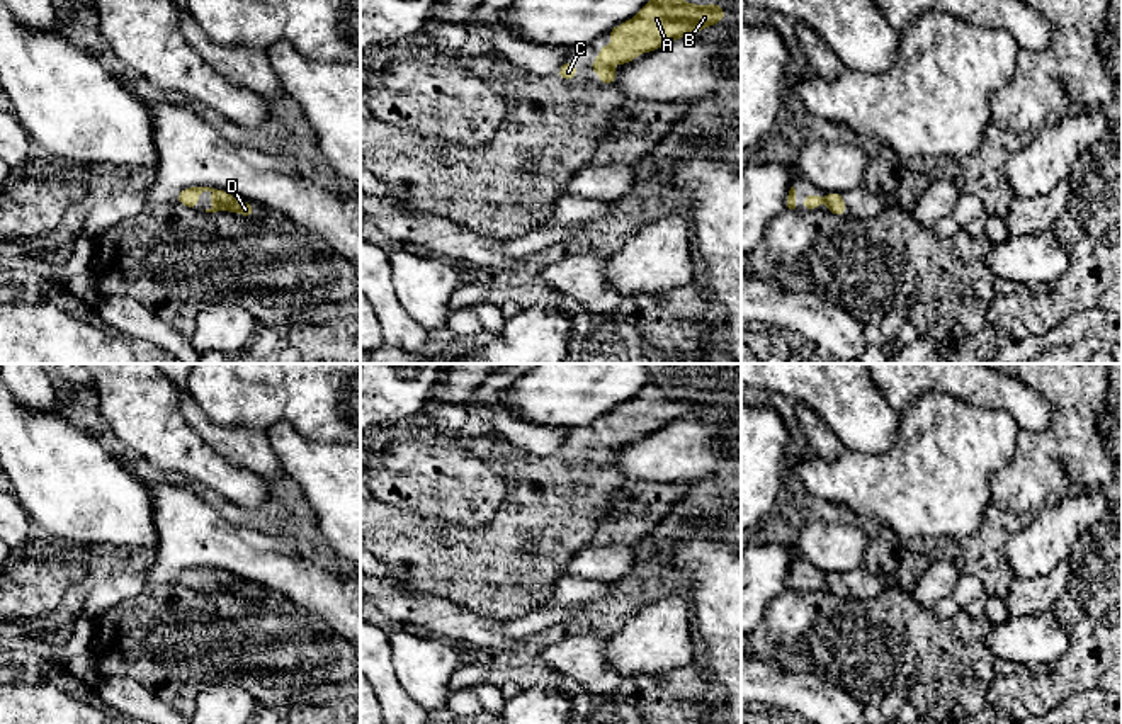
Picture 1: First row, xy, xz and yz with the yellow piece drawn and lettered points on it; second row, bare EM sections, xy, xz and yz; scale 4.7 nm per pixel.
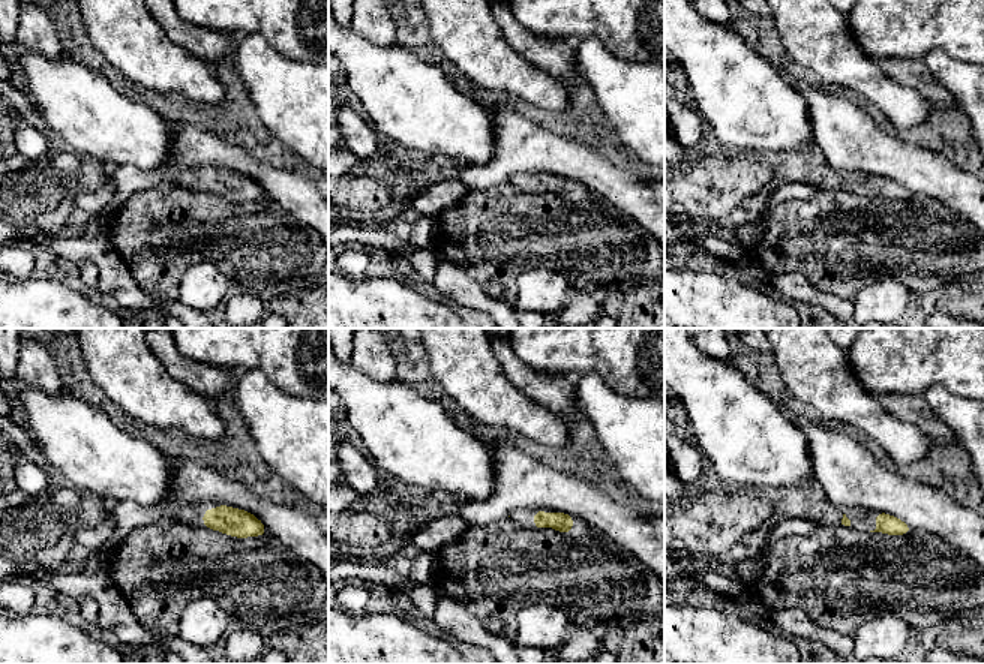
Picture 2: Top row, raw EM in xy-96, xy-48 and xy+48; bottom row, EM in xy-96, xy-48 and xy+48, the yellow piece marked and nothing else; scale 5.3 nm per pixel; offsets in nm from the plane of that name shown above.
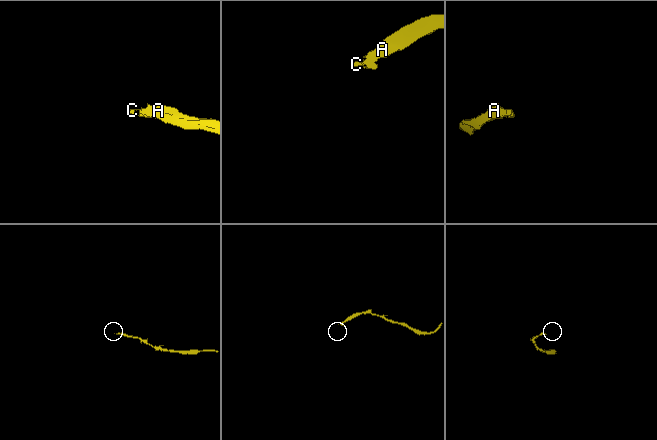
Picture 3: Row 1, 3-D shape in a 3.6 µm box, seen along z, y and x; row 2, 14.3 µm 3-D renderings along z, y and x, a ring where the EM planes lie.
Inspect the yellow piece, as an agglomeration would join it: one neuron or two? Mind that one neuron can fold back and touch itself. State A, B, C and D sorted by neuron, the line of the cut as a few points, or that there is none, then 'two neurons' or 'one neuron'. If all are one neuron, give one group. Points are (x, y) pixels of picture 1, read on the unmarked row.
groups A B C D; cut none; one neuron

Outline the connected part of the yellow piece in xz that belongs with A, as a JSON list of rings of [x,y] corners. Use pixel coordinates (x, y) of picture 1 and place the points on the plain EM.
[[[660,369],[634,399],[605,415],[615,421],[615,427],[612,430],[607,425],[598,427],[600,438],[592,440],[590,447],[600,455],[602,466],[614,464],[617,454],[610,449],[610,440],[615,445],[629,444],[643,432],[651,433],[673,420],[722,403],[724,398],[721,386],[690,386]]]

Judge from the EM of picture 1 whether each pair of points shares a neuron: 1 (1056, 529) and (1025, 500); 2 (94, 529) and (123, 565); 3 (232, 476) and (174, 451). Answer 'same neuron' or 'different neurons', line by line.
1: different neurons
2: different neurons
3: same neuron

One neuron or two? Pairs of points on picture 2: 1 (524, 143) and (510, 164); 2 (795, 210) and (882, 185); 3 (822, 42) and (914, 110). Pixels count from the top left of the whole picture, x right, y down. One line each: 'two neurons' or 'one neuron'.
1: one neuron
2: two neurons
3: one neuron

